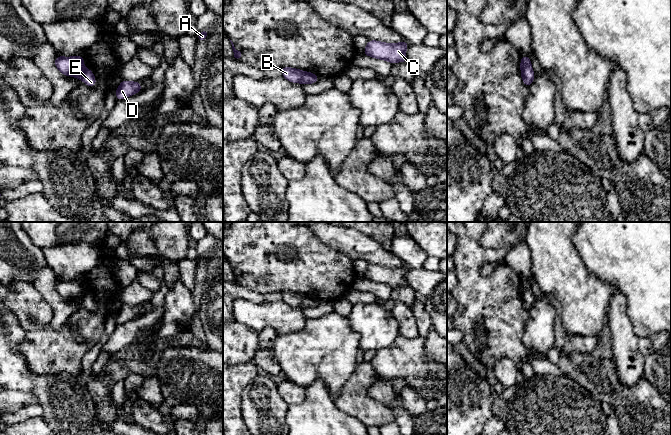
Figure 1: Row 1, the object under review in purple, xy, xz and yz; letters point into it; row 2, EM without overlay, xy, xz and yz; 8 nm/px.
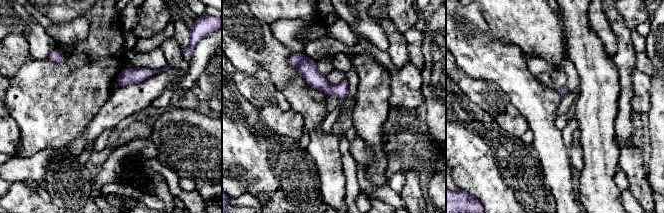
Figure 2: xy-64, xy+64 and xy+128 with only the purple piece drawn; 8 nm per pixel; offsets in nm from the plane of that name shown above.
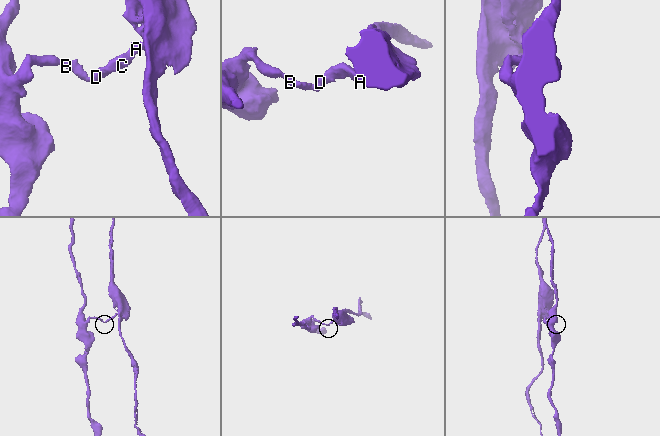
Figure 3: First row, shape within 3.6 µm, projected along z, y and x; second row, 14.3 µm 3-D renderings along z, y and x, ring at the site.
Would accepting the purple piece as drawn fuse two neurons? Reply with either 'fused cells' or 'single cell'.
fused cells

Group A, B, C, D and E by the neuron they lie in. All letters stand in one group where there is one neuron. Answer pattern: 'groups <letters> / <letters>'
groups A C D E / B

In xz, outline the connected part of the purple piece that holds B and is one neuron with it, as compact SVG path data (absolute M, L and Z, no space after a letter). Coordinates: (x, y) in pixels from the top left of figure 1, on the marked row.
M281 67L282 76L292 83L301 83L301 79L305 73L303 70L289 67Z

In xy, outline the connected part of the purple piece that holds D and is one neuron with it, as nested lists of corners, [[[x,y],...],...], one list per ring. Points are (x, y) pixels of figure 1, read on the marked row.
[[[122,80],[120,85],[116,89],[116,100],[122,100],[140,91],[142,91],[140,80],[136,82]]]

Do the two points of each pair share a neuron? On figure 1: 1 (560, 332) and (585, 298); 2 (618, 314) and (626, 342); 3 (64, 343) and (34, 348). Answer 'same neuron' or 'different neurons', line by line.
1: different neurons
2: same neuron
3: same neuron

